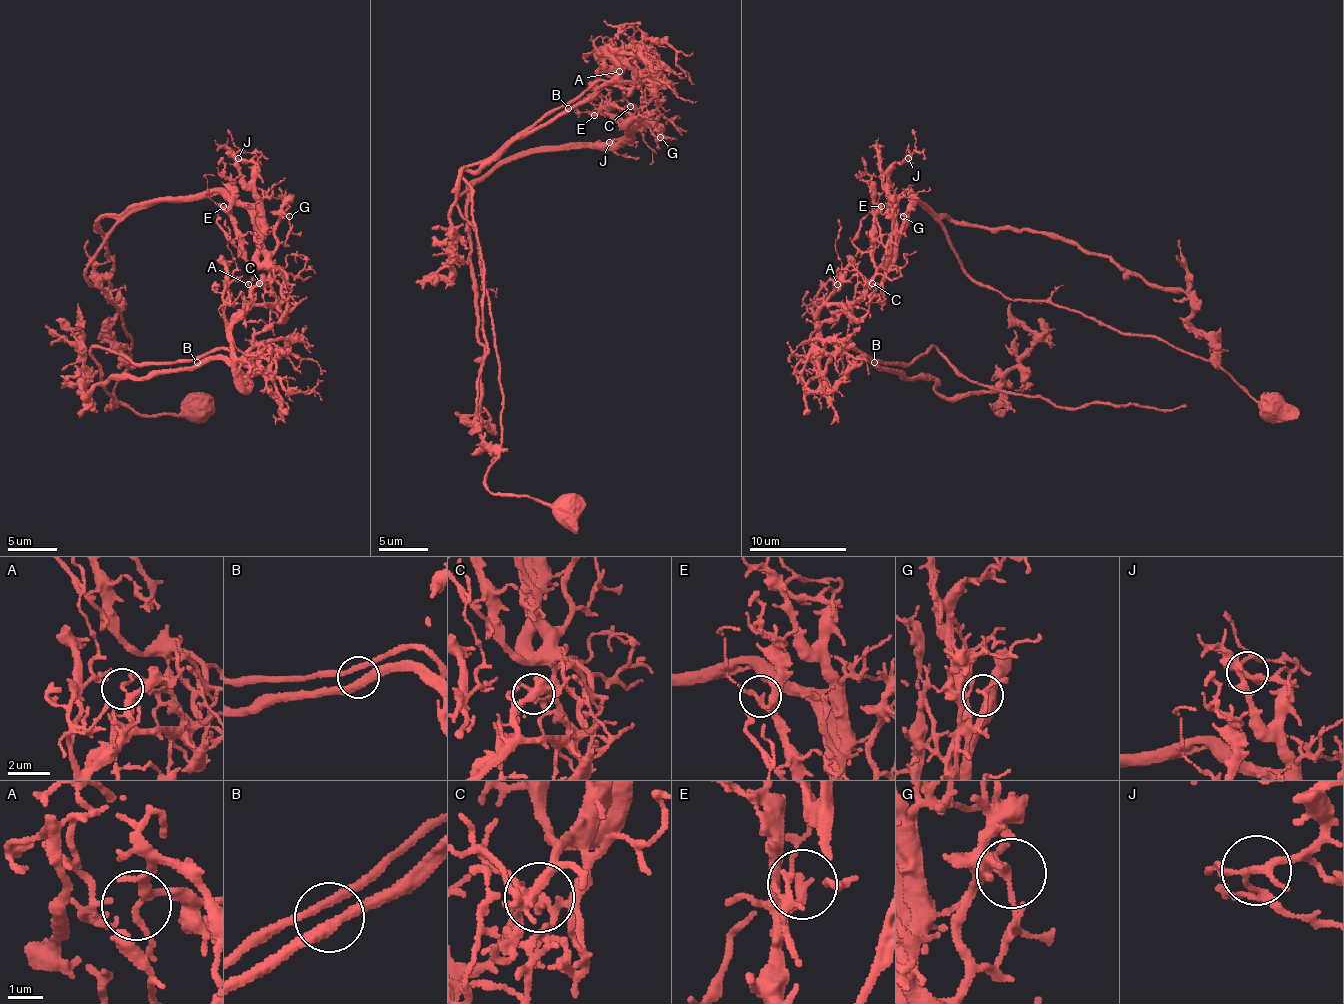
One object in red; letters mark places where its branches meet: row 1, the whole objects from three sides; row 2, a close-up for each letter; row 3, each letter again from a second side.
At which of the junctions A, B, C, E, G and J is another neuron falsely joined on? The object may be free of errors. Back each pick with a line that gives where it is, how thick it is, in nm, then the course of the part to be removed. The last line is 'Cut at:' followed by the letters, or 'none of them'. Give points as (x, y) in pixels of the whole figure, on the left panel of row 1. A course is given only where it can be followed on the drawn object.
C: Place: (259, 283). Thickness 180 nm. Course of the part to remove: (260, 282), (231, 323), (245, 387), (214, 358), (131, 362), (92, 350), (116, 404), (106, 404)
Cut at: C

